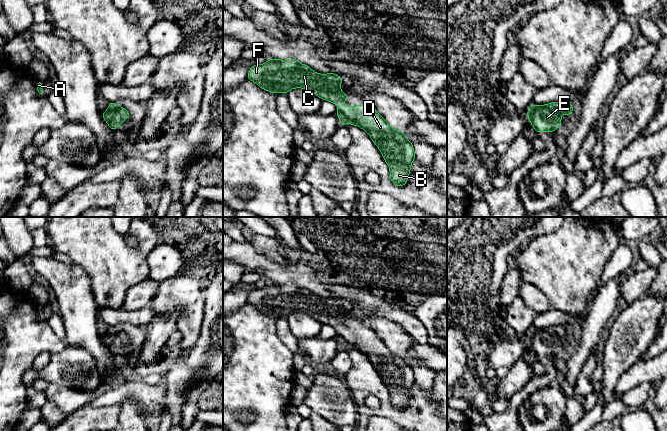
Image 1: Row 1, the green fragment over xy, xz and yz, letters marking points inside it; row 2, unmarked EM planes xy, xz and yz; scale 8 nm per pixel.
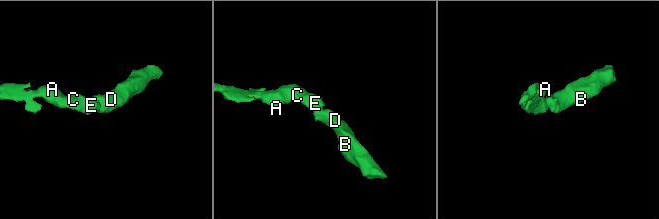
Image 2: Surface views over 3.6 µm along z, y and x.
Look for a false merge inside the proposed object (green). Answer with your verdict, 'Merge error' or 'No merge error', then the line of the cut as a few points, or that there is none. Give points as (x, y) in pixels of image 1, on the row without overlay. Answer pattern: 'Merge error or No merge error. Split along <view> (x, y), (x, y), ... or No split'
No merge error. No split

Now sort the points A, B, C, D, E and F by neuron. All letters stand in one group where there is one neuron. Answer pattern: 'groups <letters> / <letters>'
groups A B C D E F

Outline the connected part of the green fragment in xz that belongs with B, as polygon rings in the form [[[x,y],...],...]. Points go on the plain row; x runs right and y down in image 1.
[[[269,283],[262,289],[253,289],[247,302],[254,305],[260,312],[272,317],[288,317],[293,312],[304,312],[322,324],[330,325],[338,329],[336,339],[341,344],[340,350],[345,351],[347,343],[349,348],[357,349],[365,354],[375,369],[380,373],[383,383],[390,392],[390,403],[396,410],[403,411],[410,398],[412,386],[415,384],[415,377],[412,367],[404,360],[403,356],[394,354],[386,344],[370,328],[346,331],[343,326],[348,323],[346,317],[342,316],[339,309],[343,303],[334,296],[330,298],[319,298],[309,290],[301,288],[295,283],[279,284]]]

